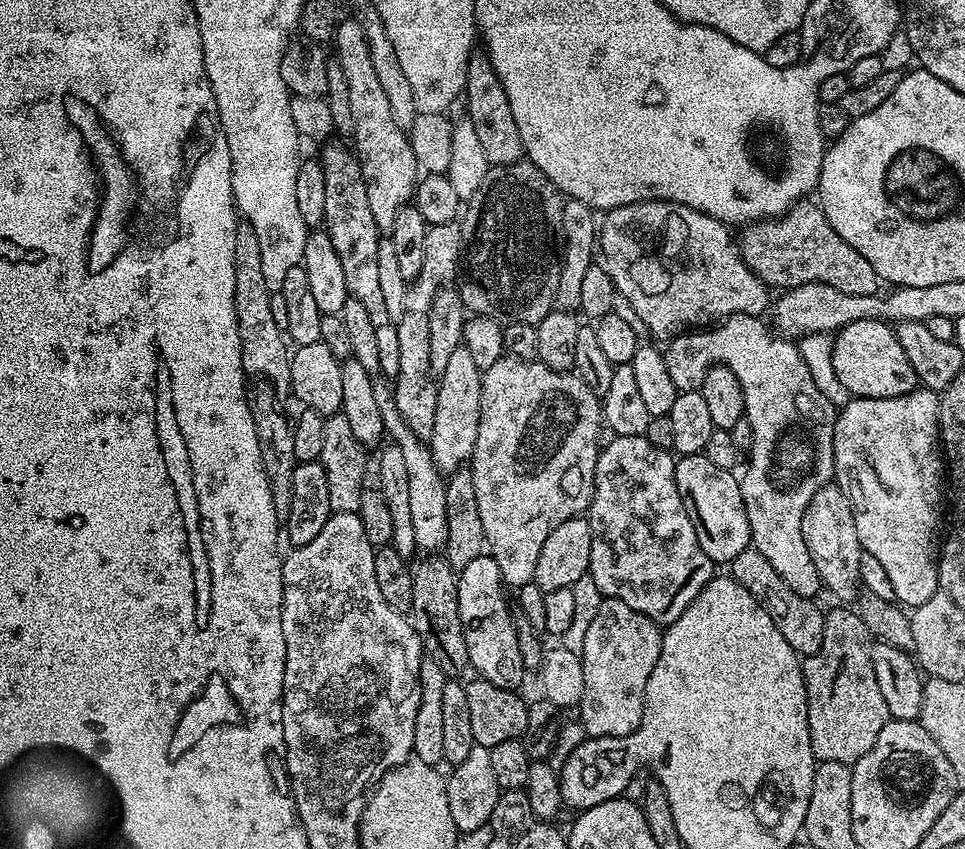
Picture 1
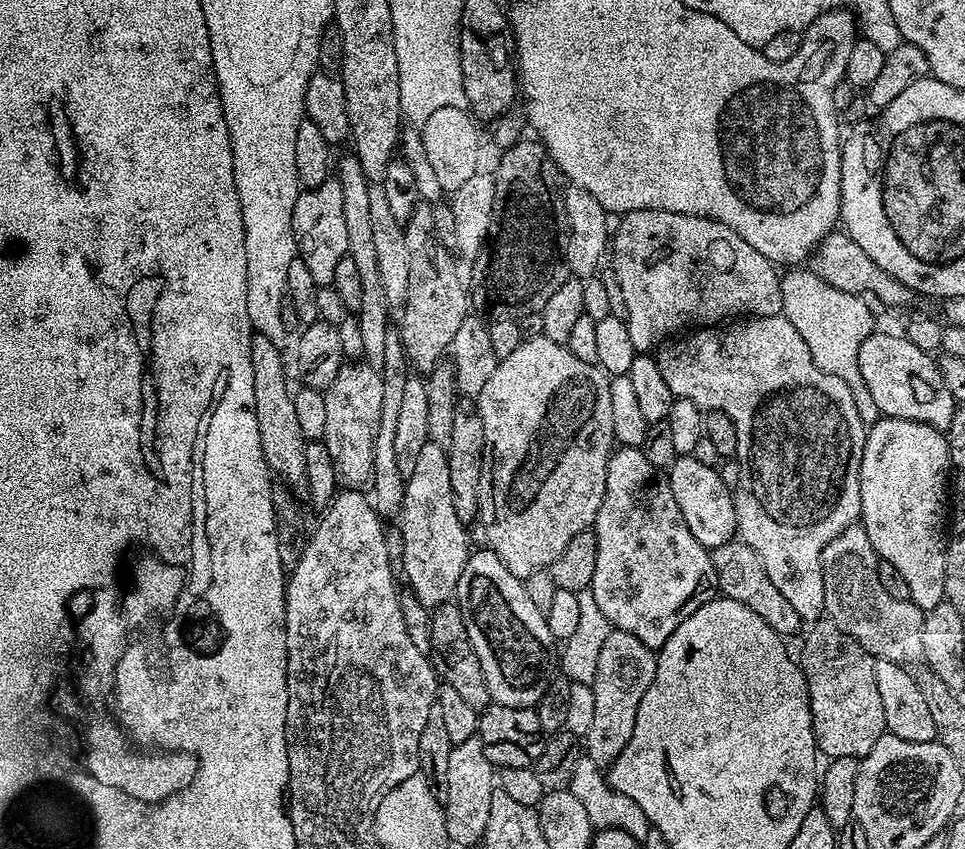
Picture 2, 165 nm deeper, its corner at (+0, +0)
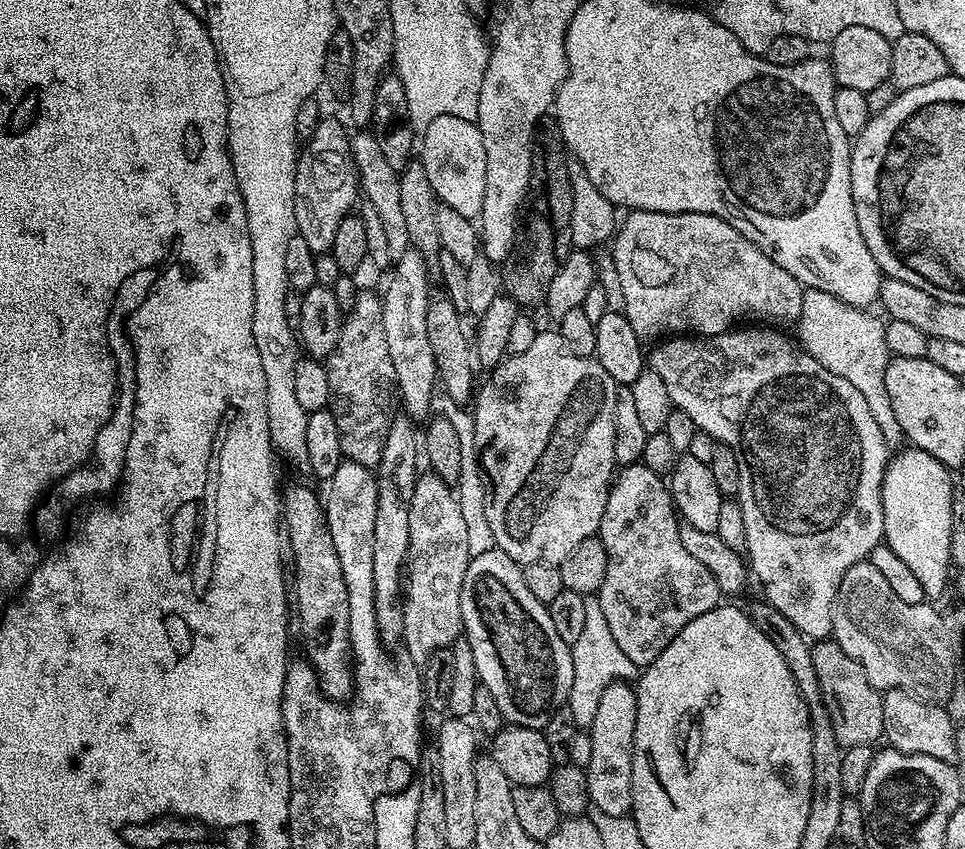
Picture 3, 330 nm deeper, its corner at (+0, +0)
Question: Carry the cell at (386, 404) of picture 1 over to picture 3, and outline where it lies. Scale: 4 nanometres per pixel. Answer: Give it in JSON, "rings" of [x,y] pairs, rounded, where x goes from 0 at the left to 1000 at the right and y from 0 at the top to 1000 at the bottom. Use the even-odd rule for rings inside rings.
{"rings":[[[447,558],[436,559],[429,572],[429,591],[425,591],[425,648],[421,665],[421,701],[419,708],[419,753],[422,776],[432,784],[444,781],[454,766],[467,763],[479,748],[479,681],[483,681],[486,662],[483,643],[483,618],[469,571]]]}

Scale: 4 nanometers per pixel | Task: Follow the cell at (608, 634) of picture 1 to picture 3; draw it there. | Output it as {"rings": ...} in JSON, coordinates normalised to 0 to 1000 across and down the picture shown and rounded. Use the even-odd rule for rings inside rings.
{"rings":[[[639,803],[628,808],[613,856],[608,859],[612,875],[609,910],[609,940],[613,952],[626,959],[651,961],[655,954],[655,885],[657,883],[657,850],[661,846],[659,813],[654,804]]]}

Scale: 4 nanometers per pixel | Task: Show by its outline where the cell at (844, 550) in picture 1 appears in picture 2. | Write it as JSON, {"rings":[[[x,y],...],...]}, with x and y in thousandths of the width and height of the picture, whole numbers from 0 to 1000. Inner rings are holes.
{"rings":[[[894,616],[877,620],[873,629],[860,634],[852,648],[850,661],[854,718],[857,729],[862,730],[868,742],[881,747],[885,756],[892,759],[909,777],[921,777],[938,784],[956,779],[955,733],[959,721],[942,706],[918,700],[914,681],[910,681],[910,656],[906,643],[902,643]]]}

